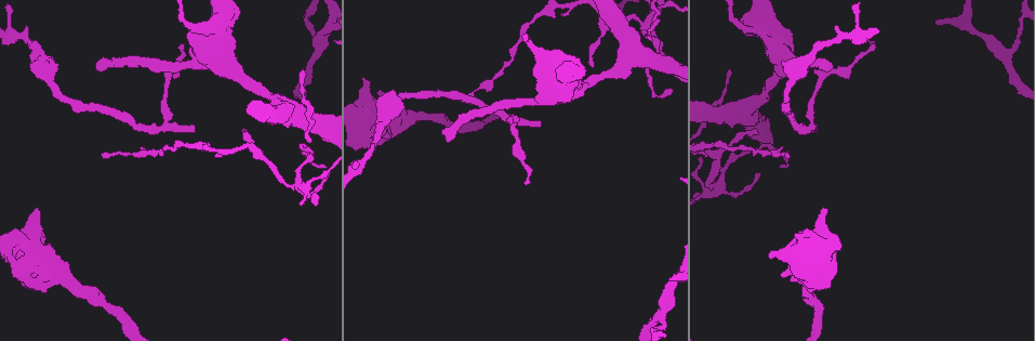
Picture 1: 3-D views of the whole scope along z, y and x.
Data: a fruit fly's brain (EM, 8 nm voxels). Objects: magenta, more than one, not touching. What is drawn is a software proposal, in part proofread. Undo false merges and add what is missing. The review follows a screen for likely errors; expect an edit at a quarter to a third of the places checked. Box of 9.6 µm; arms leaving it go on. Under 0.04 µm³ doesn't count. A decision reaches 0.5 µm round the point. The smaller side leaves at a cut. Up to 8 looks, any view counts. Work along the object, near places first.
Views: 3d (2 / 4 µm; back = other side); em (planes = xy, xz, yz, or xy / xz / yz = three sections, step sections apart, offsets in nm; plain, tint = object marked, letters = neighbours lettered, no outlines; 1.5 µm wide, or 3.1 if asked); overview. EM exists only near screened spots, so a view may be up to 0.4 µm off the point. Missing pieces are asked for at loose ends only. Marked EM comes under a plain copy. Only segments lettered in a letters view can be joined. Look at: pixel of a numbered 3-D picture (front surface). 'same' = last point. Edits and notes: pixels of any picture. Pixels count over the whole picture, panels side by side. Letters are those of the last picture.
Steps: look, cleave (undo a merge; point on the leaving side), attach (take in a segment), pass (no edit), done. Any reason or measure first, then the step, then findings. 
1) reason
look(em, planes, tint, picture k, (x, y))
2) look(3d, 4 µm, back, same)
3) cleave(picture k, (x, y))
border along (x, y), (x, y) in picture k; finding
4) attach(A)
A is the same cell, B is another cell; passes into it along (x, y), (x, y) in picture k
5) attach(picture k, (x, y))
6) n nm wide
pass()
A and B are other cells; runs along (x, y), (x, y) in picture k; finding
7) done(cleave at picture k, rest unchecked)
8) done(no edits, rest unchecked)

an open end
look(3d, 2 µm, picture 1, (99, 69))

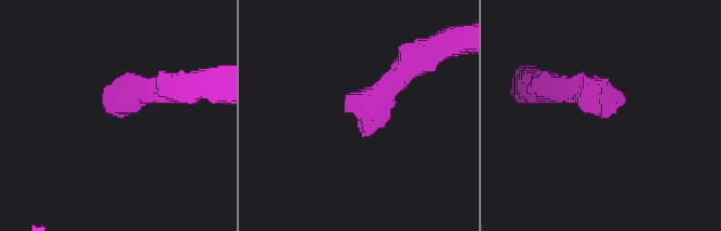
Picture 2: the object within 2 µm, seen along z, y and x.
look(em, planes, letters, picture 2, (121, 108))

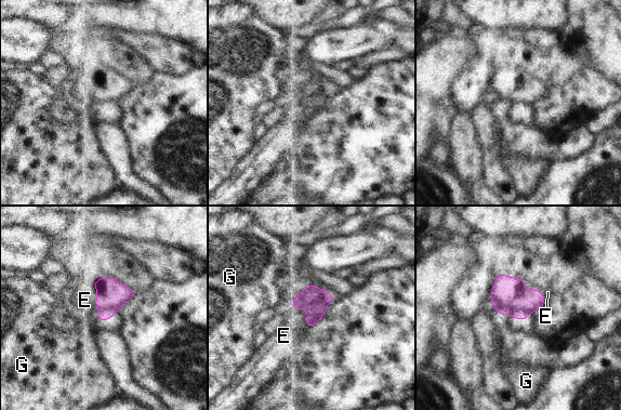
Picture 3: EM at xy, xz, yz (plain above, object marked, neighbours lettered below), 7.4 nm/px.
200 nm wide; E touches over 260 nm
attach(E)
E is the same cell, G is another cell; the neuron continues

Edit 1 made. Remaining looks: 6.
look(3d, 2 µm, back, picture 1, (541, 126))

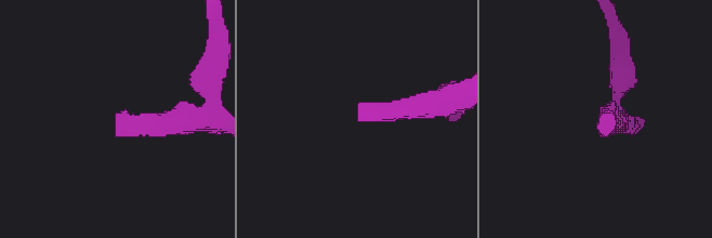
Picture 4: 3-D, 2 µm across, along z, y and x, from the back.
need the tissue
look(em, planes, letters, picture 4, (358, 116))

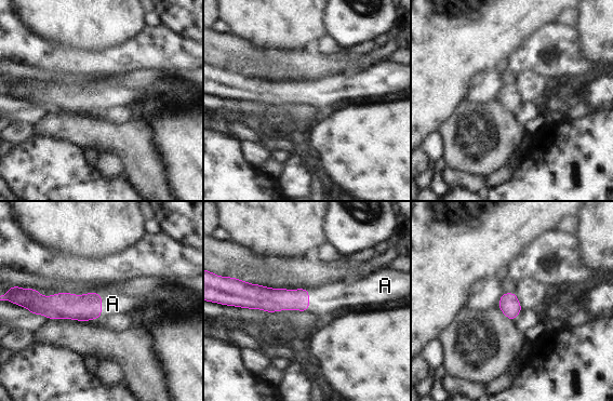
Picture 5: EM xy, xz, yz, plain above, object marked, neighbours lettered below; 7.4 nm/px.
150 nm wide
attach(A)
A is the same cell; the neuron continues

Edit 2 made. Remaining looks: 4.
sharp bend
look(3d, 4 µm, picture 1, (647, 22))

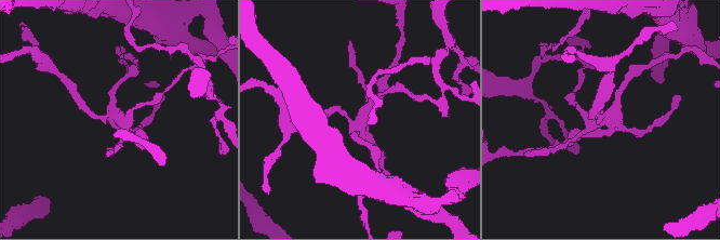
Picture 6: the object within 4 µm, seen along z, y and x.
look(em, planes, letters, picture 6, (119, 119))

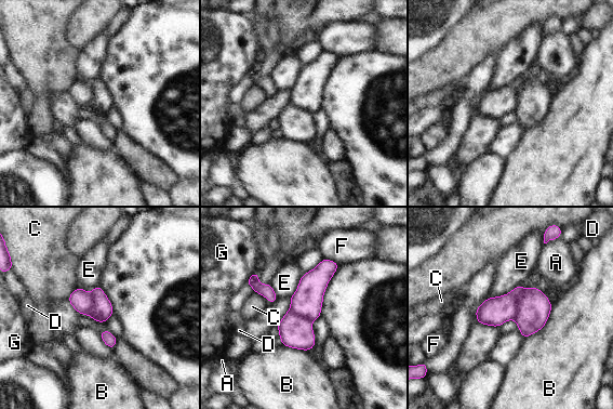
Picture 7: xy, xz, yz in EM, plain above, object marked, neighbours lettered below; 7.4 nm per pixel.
B touches over 320 nm
cleave(picture 7, (494, 312))
A, B, C, D, E, F and G are other cells; border along (524, 289), (518, 300), (515, 319) in picture 7; two neurons meet here

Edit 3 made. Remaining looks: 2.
done(attach at picture 3, attach at picture 5, cleave at picture 7, rest unchecked)

